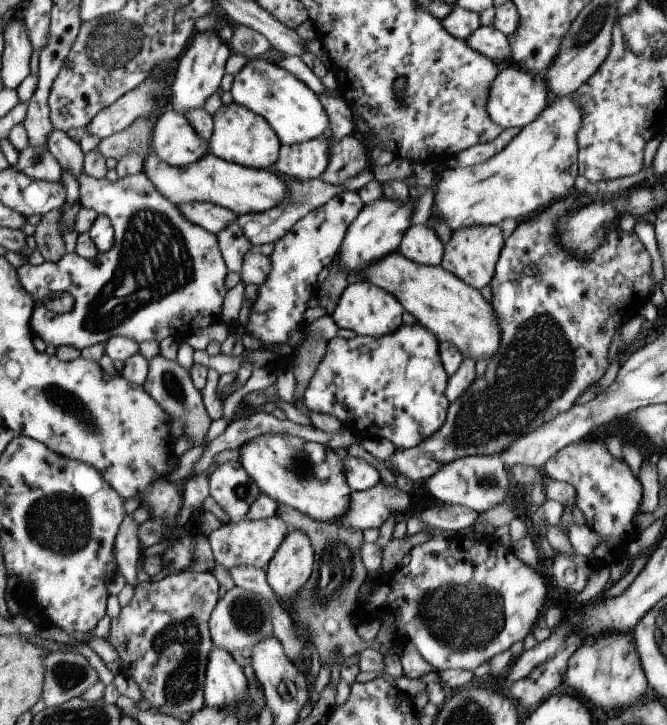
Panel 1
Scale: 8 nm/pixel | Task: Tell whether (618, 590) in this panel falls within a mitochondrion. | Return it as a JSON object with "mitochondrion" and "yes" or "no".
{"mitochondrion":"no"}

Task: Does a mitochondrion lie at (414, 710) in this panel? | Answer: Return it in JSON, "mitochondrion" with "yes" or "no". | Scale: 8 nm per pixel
{"mitochondrion":"no"}

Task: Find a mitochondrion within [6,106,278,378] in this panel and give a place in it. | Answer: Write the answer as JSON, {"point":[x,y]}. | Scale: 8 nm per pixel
{"point":[154,263]}

